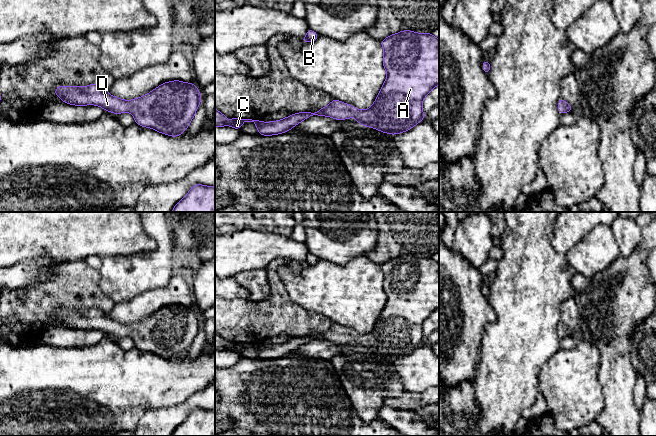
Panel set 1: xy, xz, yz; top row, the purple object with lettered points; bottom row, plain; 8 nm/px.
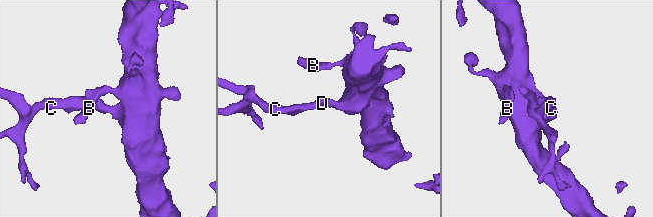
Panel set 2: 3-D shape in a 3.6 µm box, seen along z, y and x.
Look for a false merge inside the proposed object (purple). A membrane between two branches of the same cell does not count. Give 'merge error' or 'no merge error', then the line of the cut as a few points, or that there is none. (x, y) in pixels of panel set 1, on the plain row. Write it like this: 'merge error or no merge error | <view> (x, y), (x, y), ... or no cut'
no merge error | no cut

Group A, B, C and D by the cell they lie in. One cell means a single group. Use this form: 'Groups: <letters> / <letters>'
Groups: A B C D

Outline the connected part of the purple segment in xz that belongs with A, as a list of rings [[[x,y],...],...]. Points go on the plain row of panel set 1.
[[[404,254],[381,265],[383,291],[387,302],[373,329],[360,334],[333,323],[318,336],[300,336],[278,345],[229,342],[215,332],[215,350],[240,354],[244,346],[253,346],[260,359],[288,356],[311,340],[327,340],[336,344],[354,341],[360,349],[387,358],[410,354],[424,342],[422,325],[439,309],[439,263],[431,257]]]

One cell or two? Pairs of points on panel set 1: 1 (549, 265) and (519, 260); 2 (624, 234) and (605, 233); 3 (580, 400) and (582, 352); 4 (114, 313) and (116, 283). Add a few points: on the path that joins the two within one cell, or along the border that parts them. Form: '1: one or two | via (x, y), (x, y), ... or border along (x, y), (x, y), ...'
1: one | via (542, 265), (531, 265), (526, 260)
2: two | border along (610, 226), (620, 253)
3: one | via (580, 388), (581, 364)
4: two | border along (137, 295), (129, 300), (115, 304)

